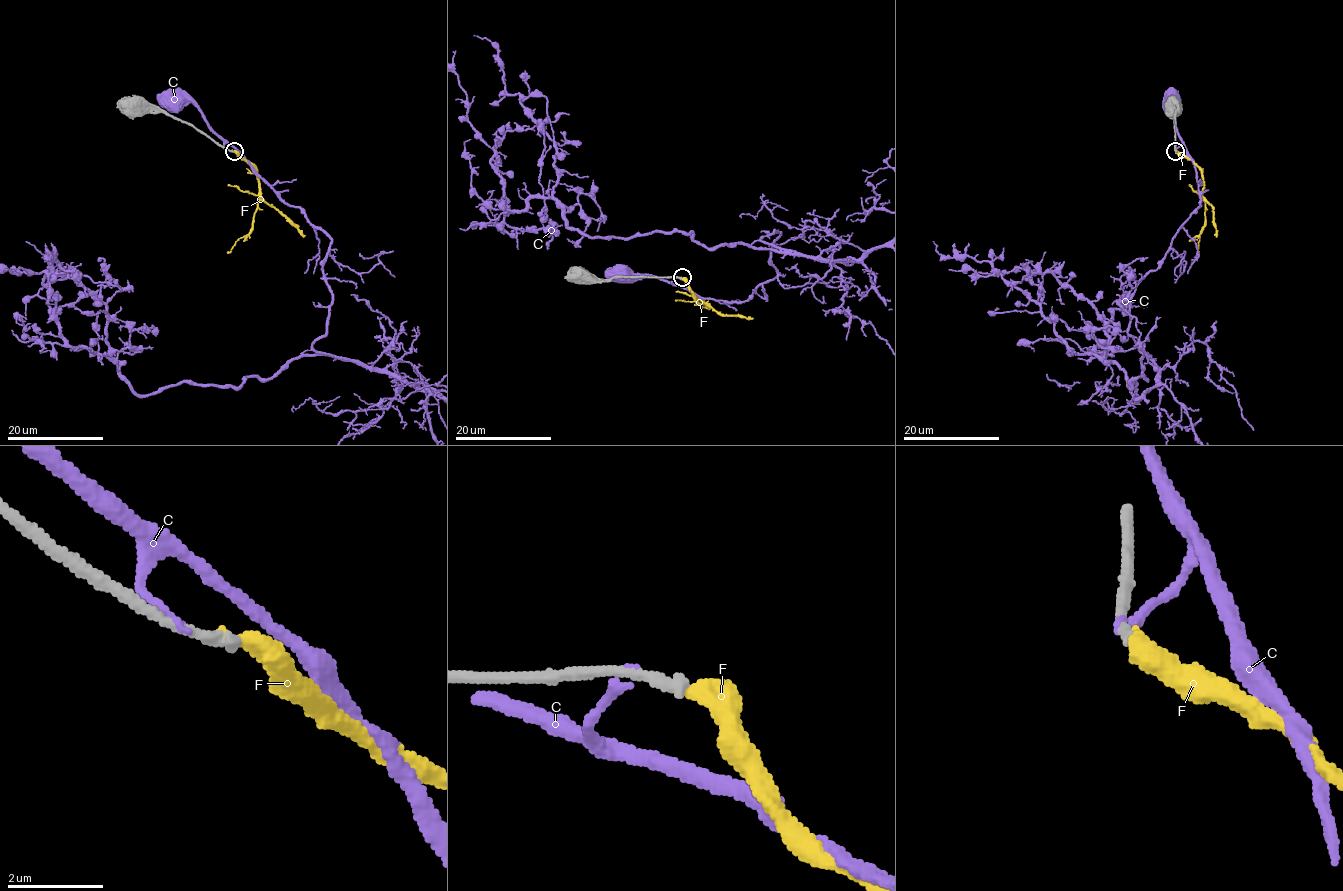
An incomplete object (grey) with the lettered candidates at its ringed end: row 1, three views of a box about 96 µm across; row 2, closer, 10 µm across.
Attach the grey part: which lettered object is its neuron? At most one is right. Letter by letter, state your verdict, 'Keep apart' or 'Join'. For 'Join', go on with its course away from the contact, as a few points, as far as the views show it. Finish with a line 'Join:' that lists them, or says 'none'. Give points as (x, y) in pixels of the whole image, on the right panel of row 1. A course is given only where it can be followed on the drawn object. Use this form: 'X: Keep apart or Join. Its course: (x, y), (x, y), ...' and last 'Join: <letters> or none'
C: Keep apart
F: Keep apart
Join: none

